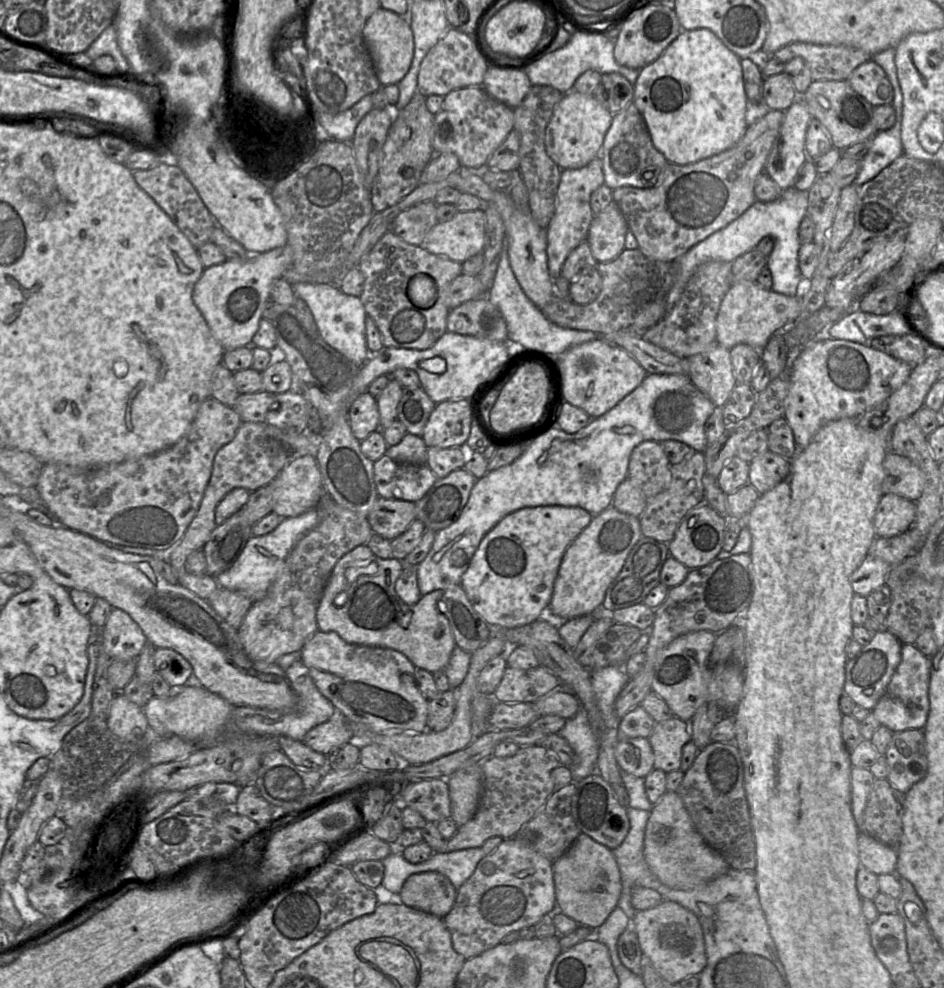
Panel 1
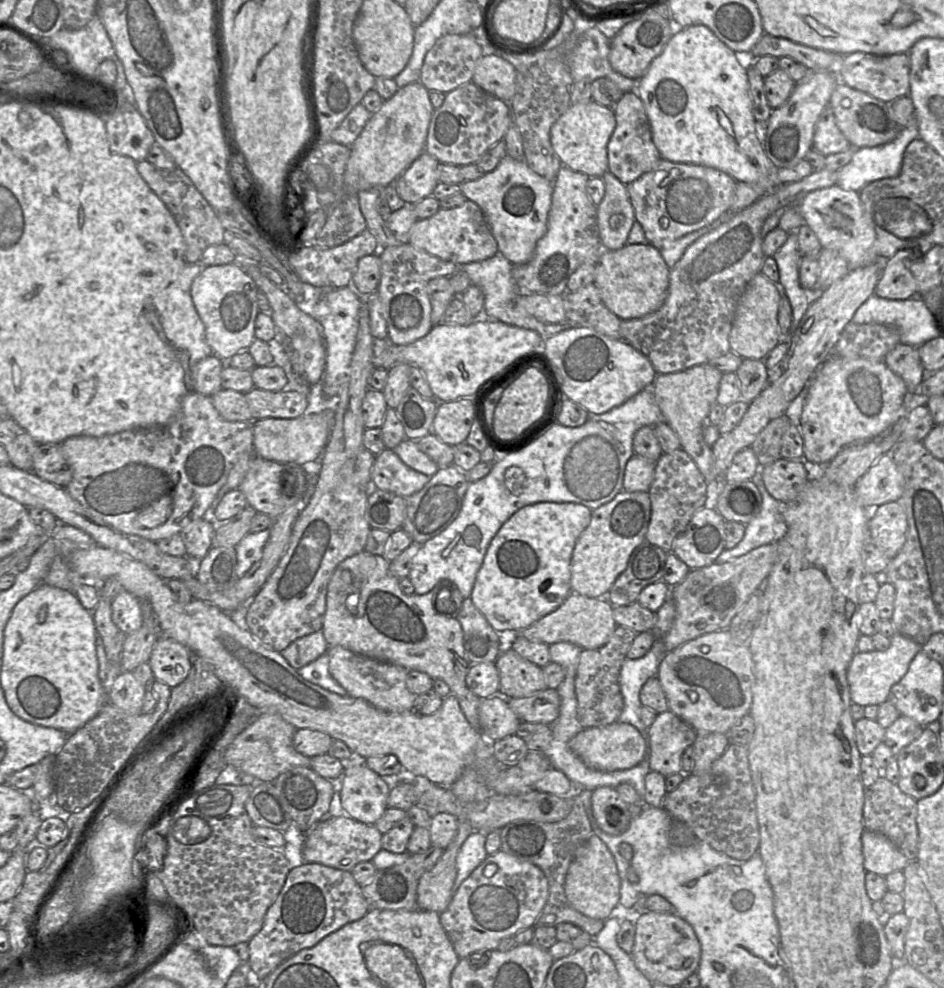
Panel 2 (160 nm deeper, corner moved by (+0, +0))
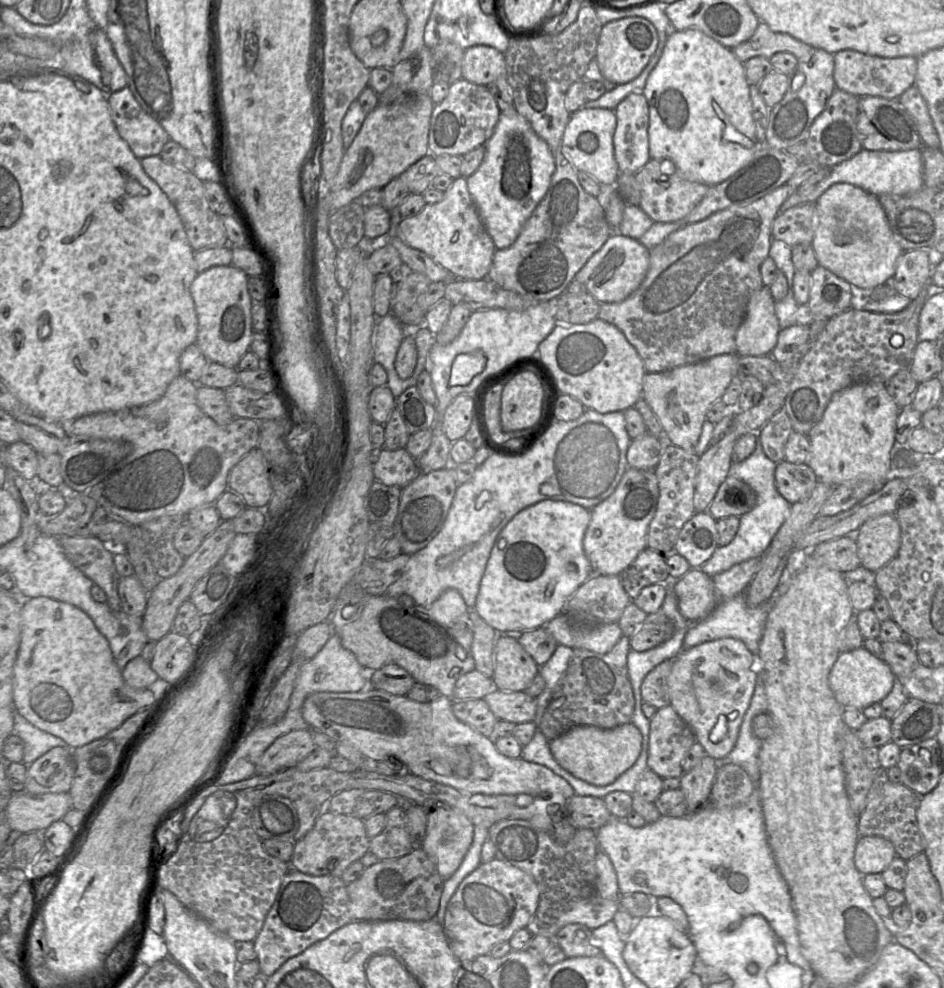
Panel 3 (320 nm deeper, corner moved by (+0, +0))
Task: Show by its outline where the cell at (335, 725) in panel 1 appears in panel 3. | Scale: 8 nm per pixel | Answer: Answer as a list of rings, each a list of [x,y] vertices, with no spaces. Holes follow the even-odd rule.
[[[311,729],[293,730],[278,737],[263,753],[255,775],[271,775],[296,765],[316,749]]]

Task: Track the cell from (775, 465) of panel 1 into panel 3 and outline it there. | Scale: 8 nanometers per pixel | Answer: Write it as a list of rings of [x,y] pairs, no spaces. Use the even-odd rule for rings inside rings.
[[[786,460],[777,463],[774,478],[777,491],[790,505],[808,497],[818,482],[810,466]]]

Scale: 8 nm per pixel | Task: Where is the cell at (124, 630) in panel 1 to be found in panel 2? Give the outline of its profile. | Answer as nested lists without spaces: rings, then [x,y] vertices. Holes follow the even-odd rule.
[[[128,591],[119,593],[112,600],[112,620],[125,634],[129,635],[141,628],[143,621],[139,599]]]

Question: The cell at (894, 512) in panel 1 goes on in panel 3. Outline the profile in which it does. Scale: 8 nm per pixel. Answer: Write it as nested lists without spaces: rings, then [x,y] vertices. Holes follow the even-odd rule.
[[[882,514],[865,521],[855,532],[860,566],[877,572],[898,552],[900,525],[894,514]]]

